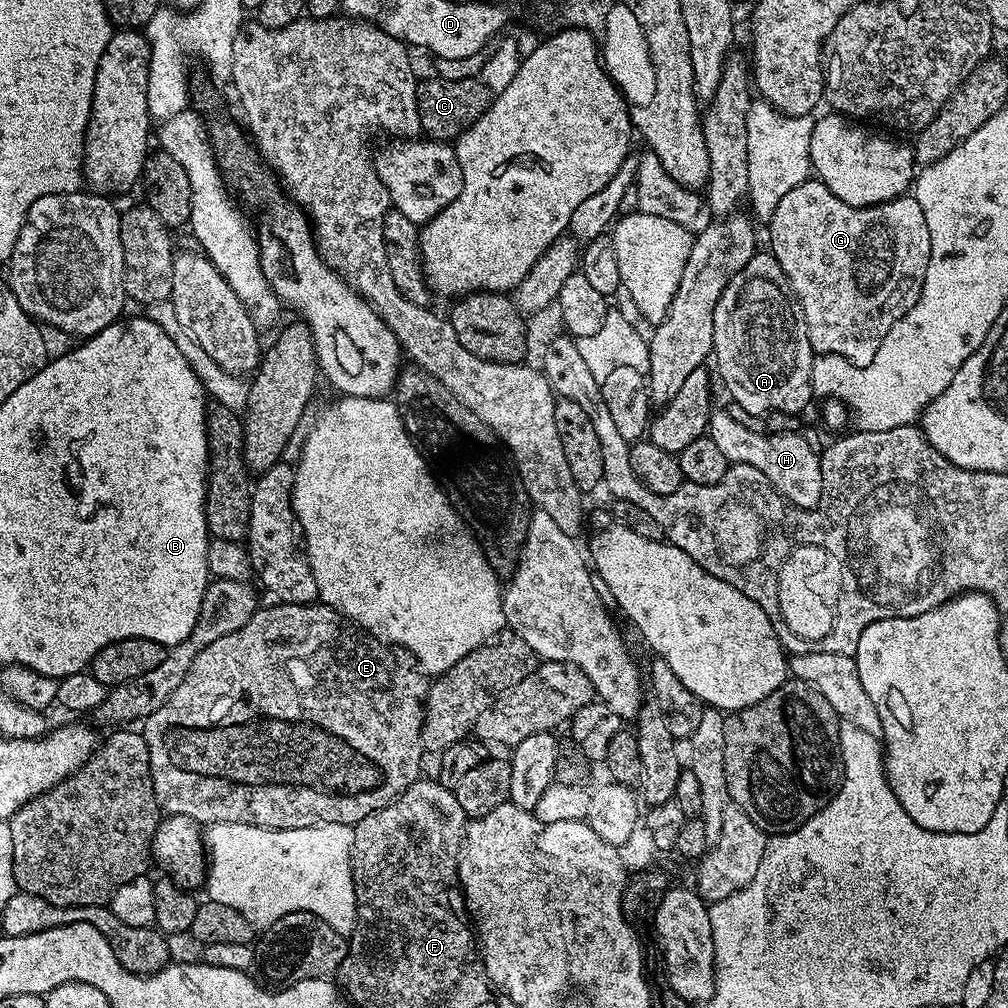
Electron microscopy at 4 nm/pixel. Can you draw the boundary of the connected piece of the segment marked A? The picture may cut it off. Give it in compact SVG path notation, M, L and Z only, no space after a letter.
M760 250L755 253L754 256L750 258L746 266L742 266L740 270L733 274L733 277L730 278L729 284L726 286L726 290L723 294L718 298L718 306L714 306L714 336L712 338L712 350L710 353L711 359L714 361L716 359L716 372L715 375L718 377L720 375L720 380L724 383L724 388L729 392L732 397L730 397L731 403L737 404L738 406L742 406L742 410L750 410L750 414L754 414L755 416L764 416L770 412L790 412L793 414L803 413L803 408L807 406L811 400L814 400L814 393L812 391L812 361L814 359L814 353L812 350L812 343L810 342L810 338L808 337L808 331L806 330L806 322L804 321L804 315L800 313L800 303L796 301L795 296L792 294L792 288L788 285L788 279L784 277L784 271L781 270L779 262L776 260L775 256L769 254L767 251Z

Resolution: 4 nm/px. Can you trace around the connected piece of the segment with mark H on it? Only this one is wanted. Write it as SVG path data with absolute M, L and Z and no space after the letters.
M726 410L712 412L708 417L706 435L726 454L729 464L754 466L762 470L768 481L789 504L799 508L814 508L822 498L822 466L817 449L812 449L802 437L790 432L755 432L746 430L742 422L730 418Z

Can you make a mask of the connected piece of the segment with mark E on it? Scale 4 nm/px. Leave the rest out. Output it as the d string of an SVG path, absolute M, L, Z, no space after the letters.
M272 602L269 608L264 608L264 606L257 607L256 613L252 615L250 622L246 622L246 626L234 630L234 634L226 634L226 638L218 638L218 642L210 642L210 646L206 646L196 655L194 666L190 666L188 671L188 677L178 686L178 690L174 690L174 694L170 694L168 701L155 714L156 740L154 736L154 747L150 754L150 774L152 775L152 785L156 791L156 801L161 813L168 816L185 816L196 821L201 826L211 826L222 822L238 822L239 824L262 826L263 828L309 828L315 824L350 824L354 826L362 818L366 818L366 814L386 806L391 800L395 800L396 797L403 794L415 780L421 779L420 763L423 762L424 755L426 755L426 749L422 742L422 722L424 721L424 703L428 697L429 683L429 677L425 675L420 665L417 664L416 656L410 654L410 650L406 650L397 644L387 644L378 638L374 638L366 630L362 630L358 625L349 622L345 616L335 612L330 606L319 602L315 604L281 604Z

